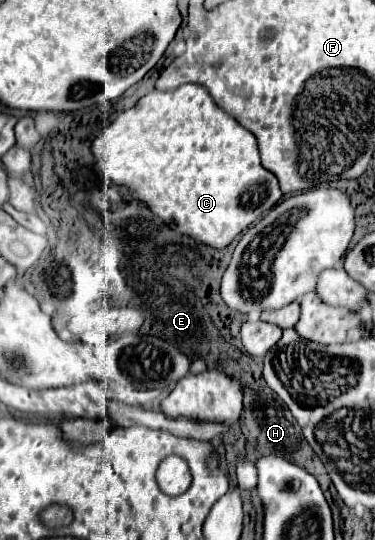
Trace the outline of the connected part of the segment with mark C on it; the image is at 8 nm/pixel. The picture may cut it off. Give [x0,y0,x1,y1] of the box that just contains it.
[93,84,283,248]

